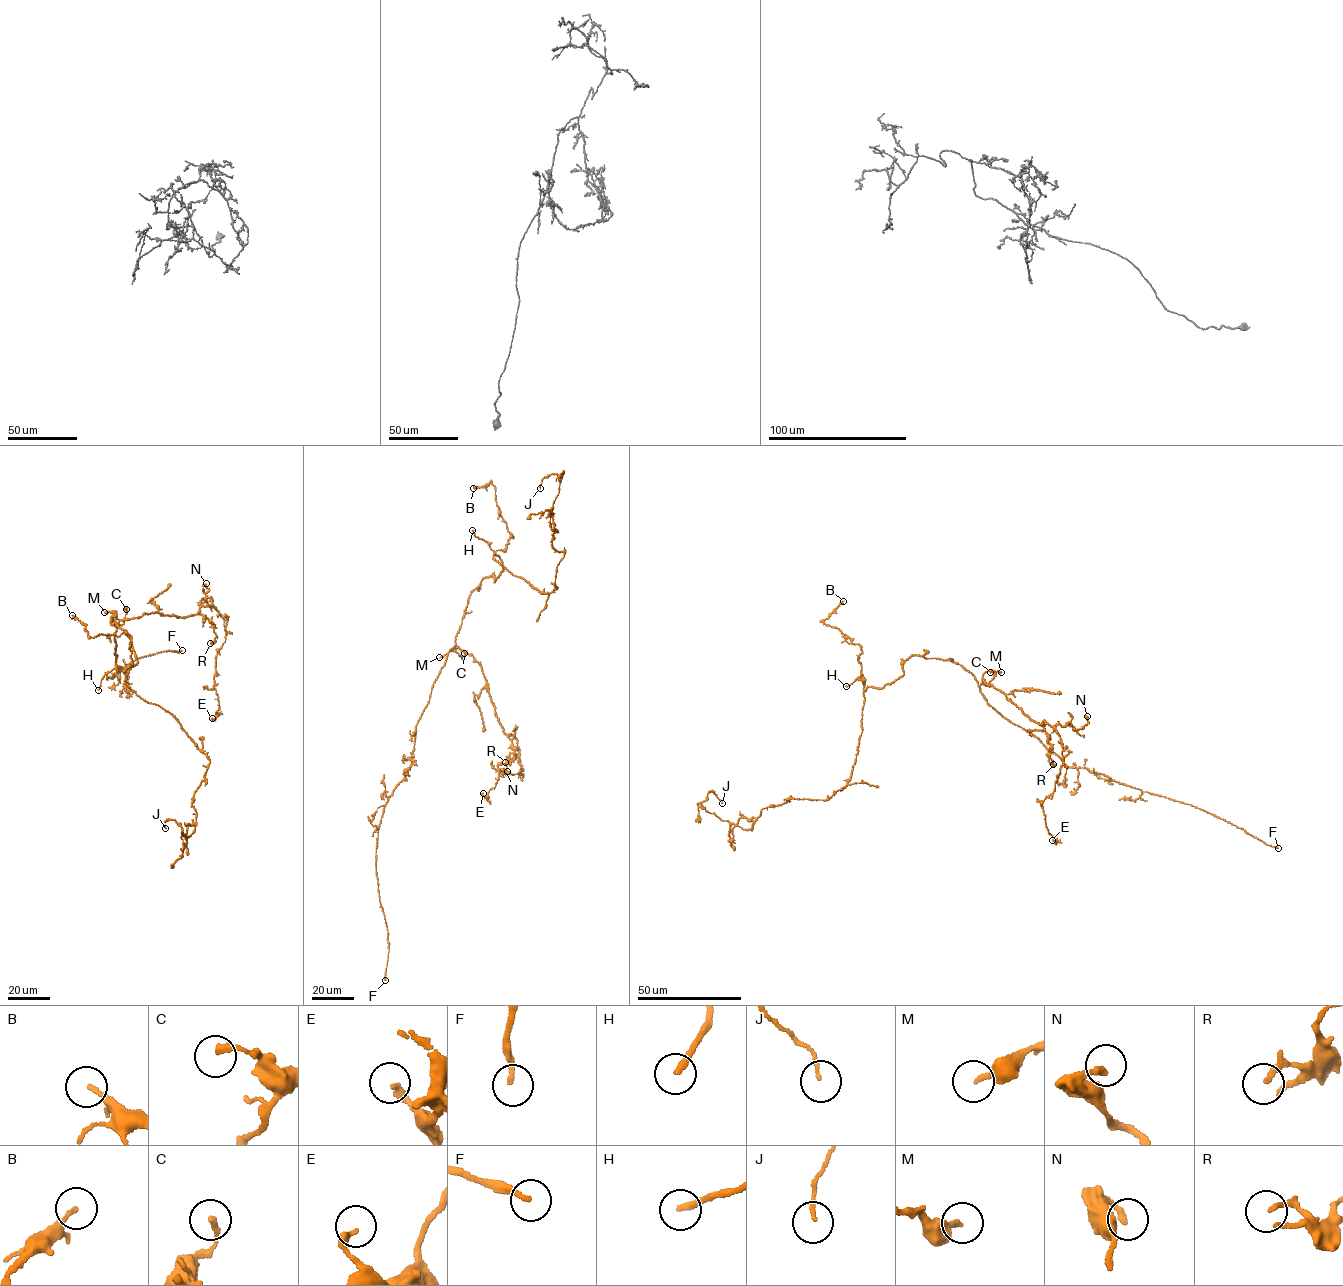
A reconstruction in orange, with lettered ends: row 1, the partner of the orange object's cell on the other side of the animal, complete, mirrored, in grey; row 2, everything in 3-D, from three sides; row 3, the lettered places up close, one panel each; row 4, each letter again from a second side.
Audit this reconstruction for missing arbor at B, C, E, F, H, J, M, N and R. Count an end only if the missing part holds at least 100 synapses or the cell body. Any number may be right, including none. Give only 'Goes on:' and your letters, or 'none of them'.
Goes on: F

